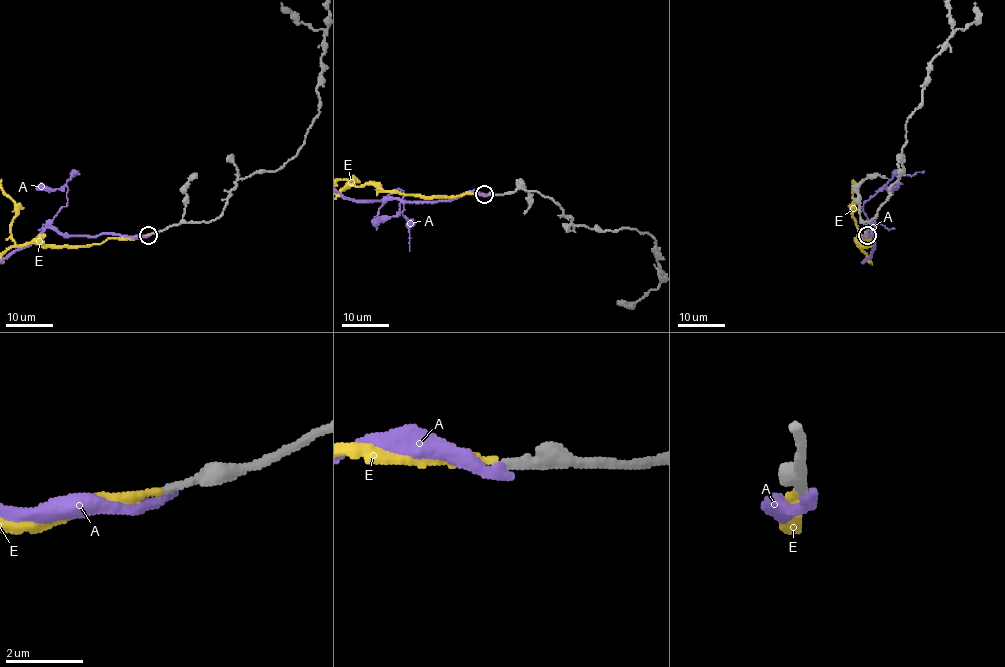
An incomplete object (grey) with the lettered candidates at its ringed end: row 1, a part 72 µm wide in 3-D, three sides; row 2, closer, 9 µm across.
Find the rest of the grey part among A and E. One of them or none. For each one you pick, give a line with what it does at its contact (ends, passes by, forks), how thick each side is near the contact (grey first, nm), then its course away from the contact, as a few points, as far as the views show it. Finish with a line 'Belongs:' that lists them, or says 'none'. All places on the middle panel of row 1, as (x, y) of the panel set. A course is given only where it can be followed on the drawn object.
Belongs: none

